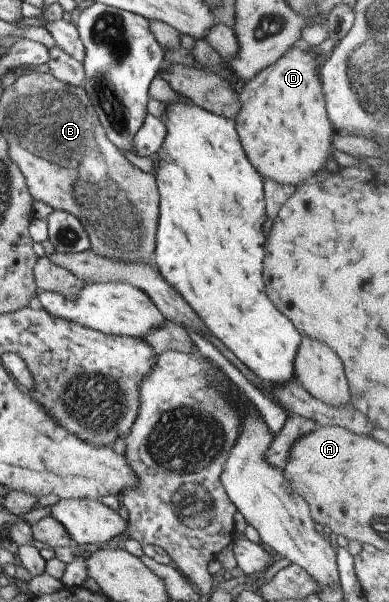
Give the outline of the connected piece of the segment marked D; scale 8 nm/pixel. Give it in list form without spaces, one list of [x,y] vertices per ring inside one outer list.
[[[302,42],[294,44],[274,64],[261,69],[250,78],[239,94],[241,109],[233,118],[235,131],[246,158],[262,180],[270,179],[281,185],[296,186],[313,179],[322,168],[333,165],[329,150],[334,128],[327,117],[321,82],[314,70],[324,62],[324,57],[308,53],[308,47]]]

